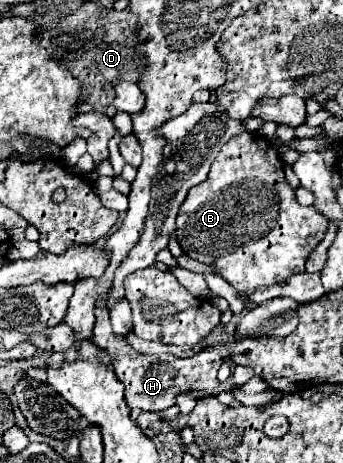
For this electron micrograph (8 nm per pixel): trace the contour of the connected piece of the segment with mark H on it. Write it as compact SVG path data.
M95 309L95 331L93 331L93 343L109 355L111 367L119 381L125 385L125 401L131 409L141 411L163 411L175 405L175 397L185 391L203 391L203 389L215 389L219 387L217 371L221 363L230 358L231 352L226 348L217 348L213 351L201 351L189 359L179 359L175 355L143 355L131 349L131 345L113 335L111 323L109 323L109 311L107 309Z

